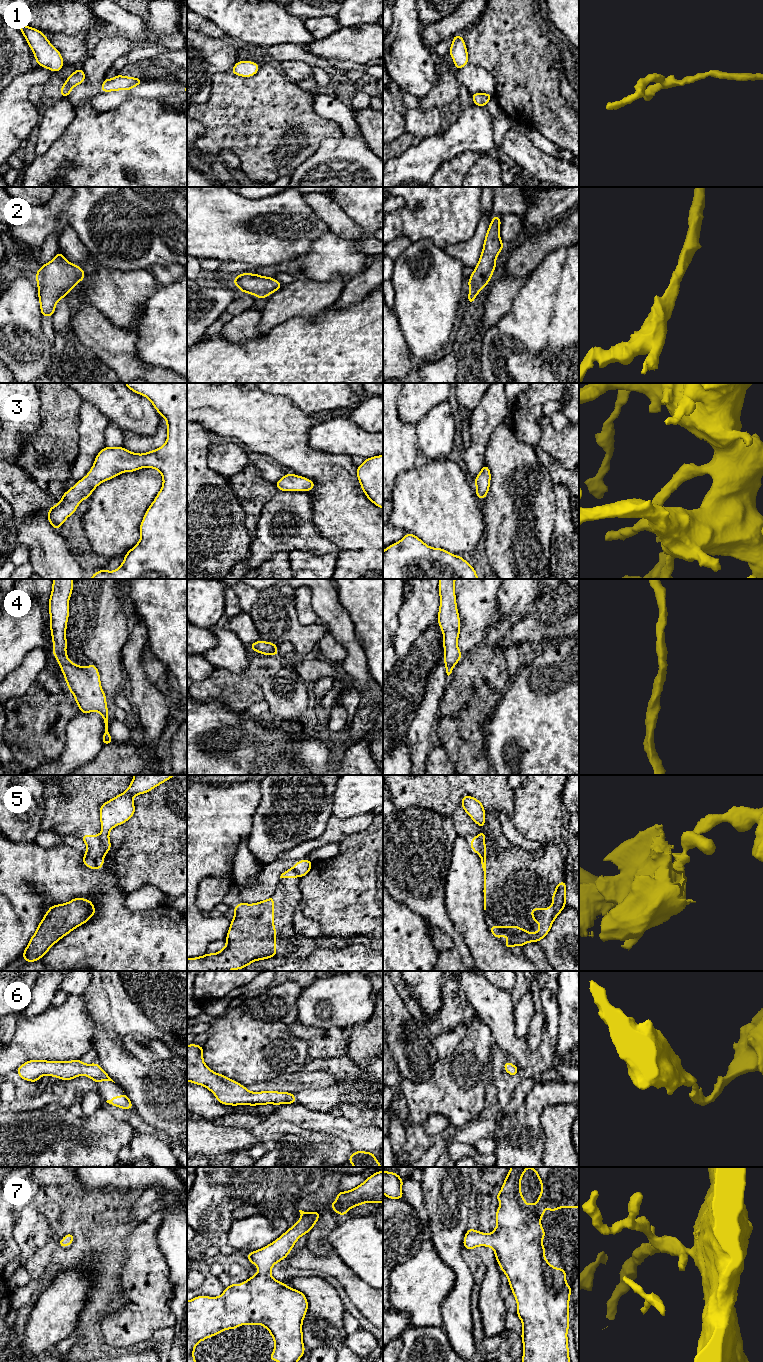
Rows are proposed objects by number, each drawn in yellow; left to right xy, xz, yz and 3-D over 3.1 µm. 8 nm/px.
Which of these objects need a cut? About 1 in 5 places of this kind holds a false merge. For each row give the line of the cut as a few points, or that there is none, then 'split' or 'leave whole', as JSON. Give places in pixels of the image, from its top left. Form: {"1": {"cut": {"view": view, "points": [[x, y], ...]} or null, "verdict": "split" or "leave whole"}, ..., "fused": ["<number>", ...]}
{"1": {"cut": null, "verdict": "leave whole"}, "2": {"cut": null, "verdict": "leave whole"}, "3": {"cut": null, "verdict": "leave whole"}, "4": {"cut": null, "verdict": "leave whole"}, "5": {"cut": {"view": "xy", "points": [[99, 835], [103, 856]]}, "verdict": "split"}, "6": {"cut": null, "verdict": "leave whole"}, "7": {"cut": null, "verdict": "leave whole"}, "fused": ["5"]}

